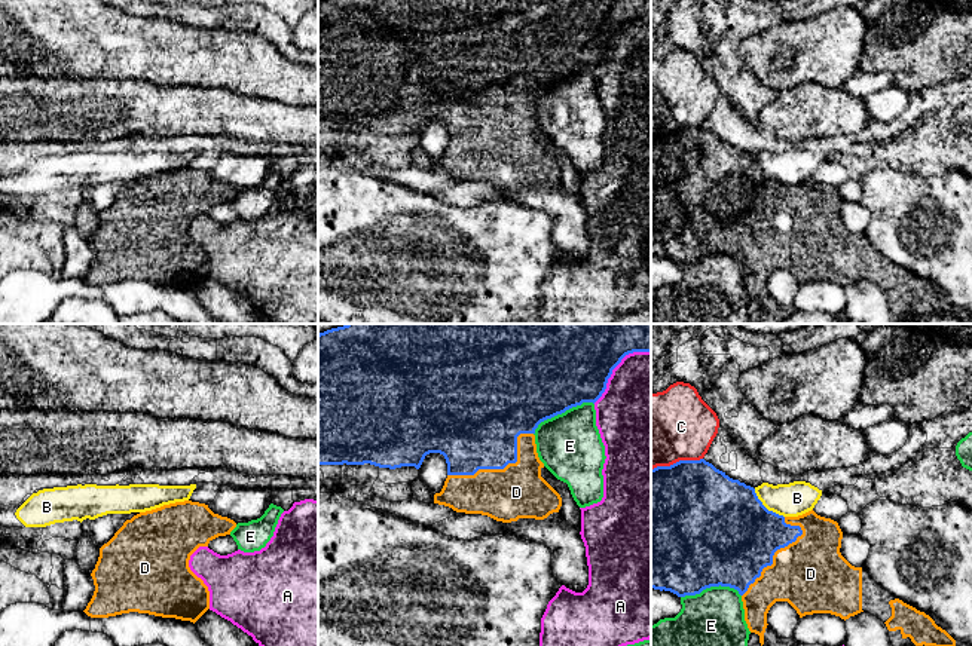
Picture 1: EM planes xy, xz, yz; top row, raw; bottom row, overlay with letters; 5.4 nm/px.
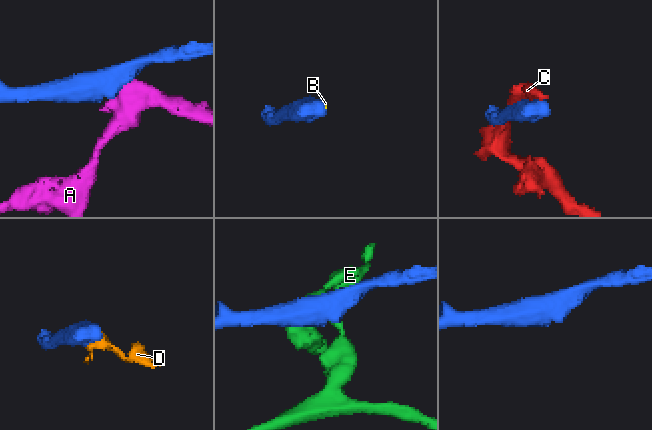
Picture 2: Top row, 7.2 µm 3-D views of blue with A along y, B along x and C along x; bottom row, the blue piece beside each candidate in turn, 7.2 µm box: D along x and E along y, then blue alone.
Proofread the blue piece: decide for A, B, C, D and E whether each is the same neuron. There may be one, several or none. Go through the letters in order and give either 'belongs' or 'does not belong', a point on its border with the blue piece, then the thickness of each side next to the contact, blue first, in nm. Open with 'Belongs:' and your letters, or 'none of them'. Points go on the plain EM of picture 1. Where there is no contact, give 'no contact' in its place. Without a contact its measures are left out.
Belongs: D
A: does not belong; meets blue in xz at (616, 33); 400 nm thick on the blue side, 480 nm on the other
B: does not belong; meets blue in yz at (764, 174); 500 nm thick on the blue side, 180 nm on the other
C: does not belong; meets blue in yz at (676, 129); 500 nm thick on the blue side, 400 nm on the other
D: belongs; meets blue in xz at (501, 135); 440 nm thick on the blue side, 280 nm on the other
E: does not belong; meets blue in xz at (561, 80); 480 nm thick on the blue side, 340 nm on the other

